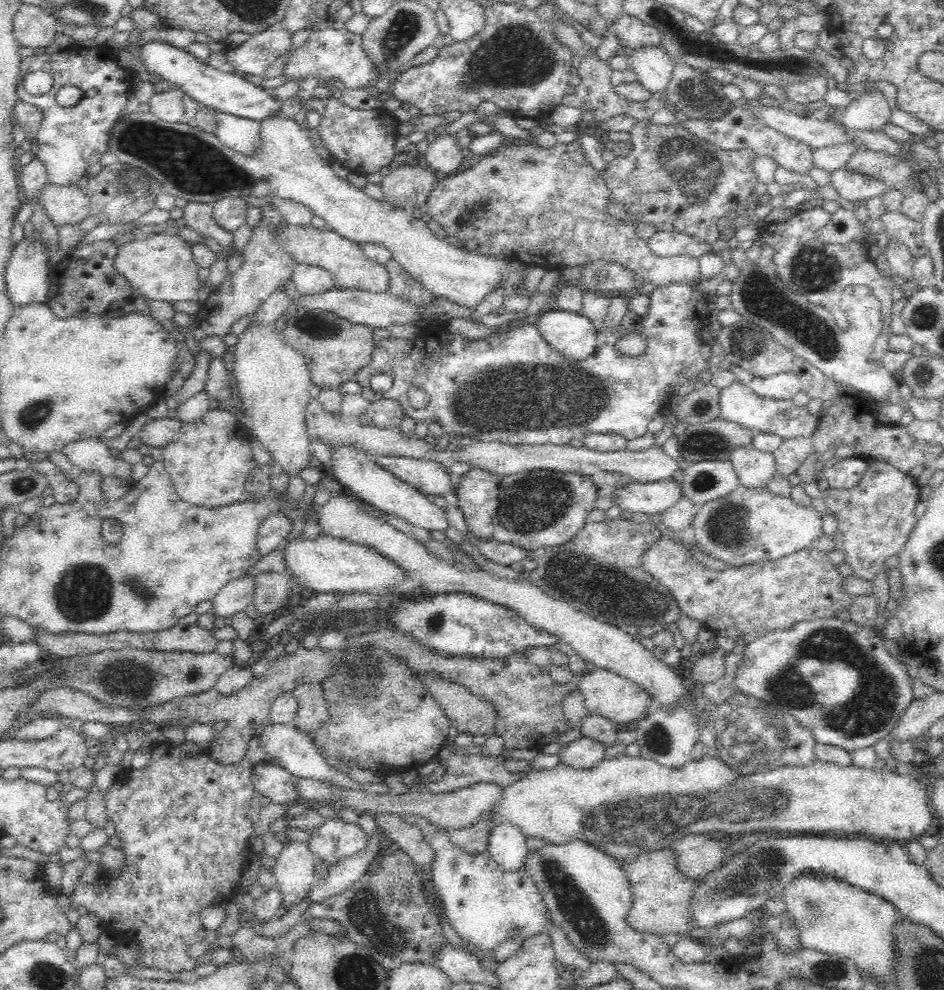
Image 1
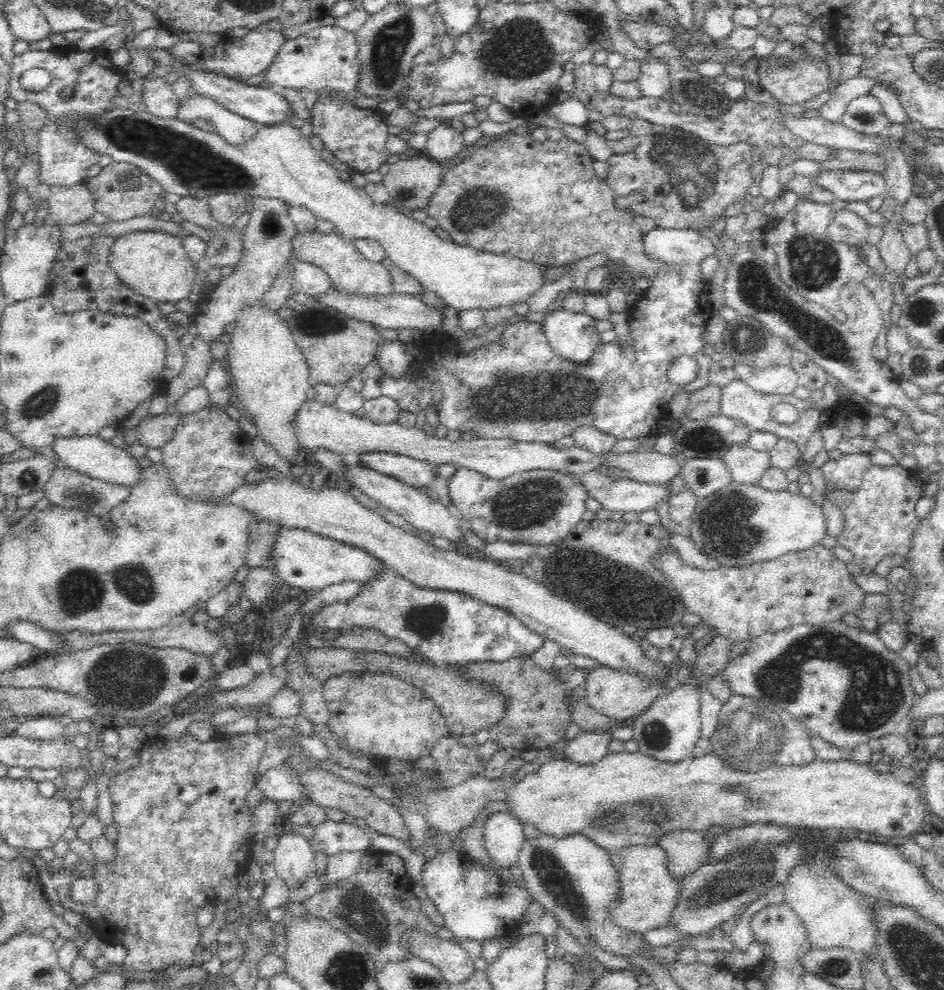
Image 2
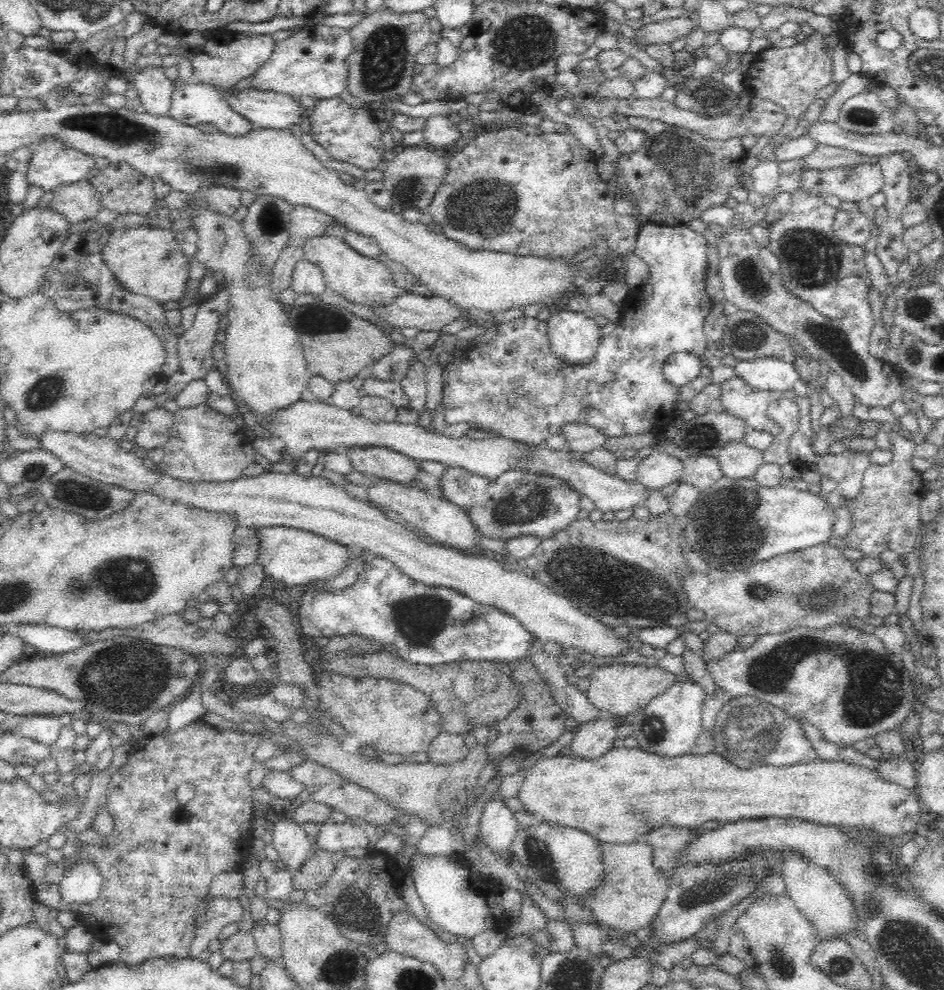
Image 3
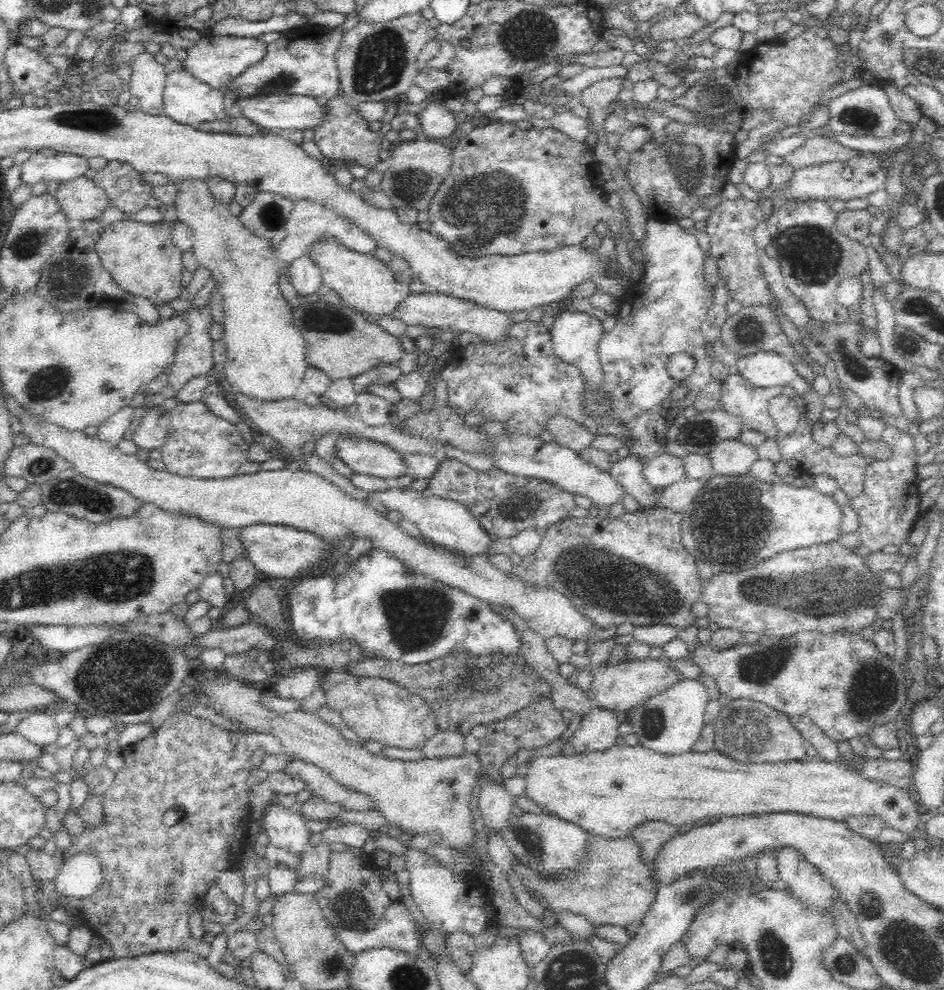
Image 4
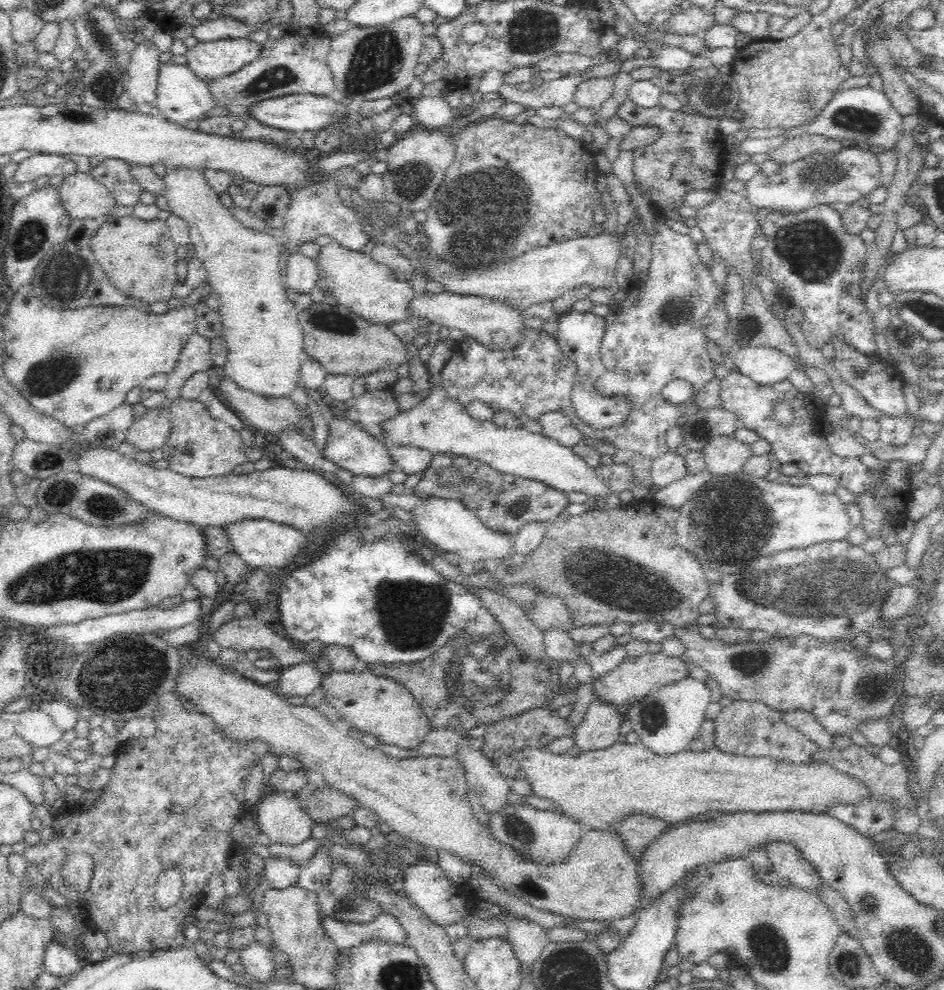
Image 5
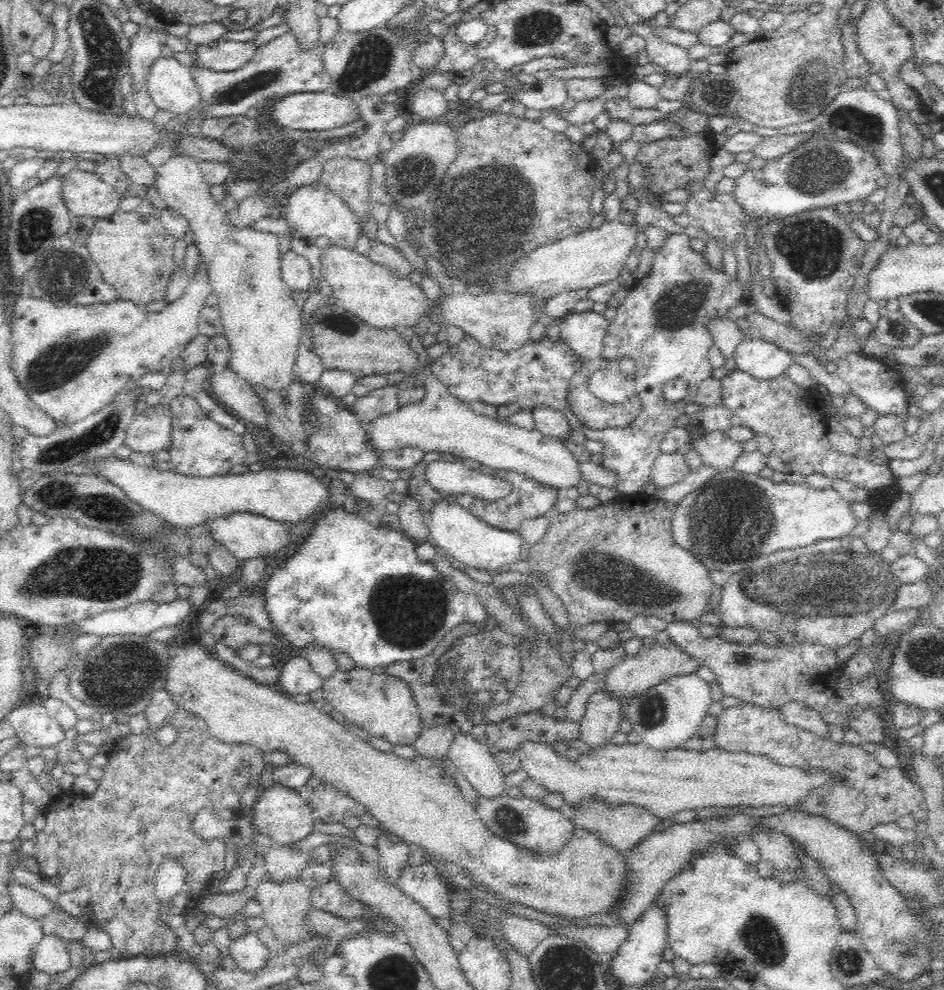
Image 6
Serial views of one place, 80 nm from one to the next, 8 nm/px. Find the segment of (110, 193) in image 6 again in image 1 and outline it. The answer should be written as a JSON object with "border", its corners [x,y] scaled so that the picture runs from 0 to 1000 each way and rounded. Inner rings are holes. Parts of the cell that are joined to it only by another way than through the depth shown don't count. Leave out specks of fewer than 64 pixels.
{"border":[[[51,185],[42,194],[42,207],[59,229],[82,227],[95,217],[95,201],[85,188]]]}

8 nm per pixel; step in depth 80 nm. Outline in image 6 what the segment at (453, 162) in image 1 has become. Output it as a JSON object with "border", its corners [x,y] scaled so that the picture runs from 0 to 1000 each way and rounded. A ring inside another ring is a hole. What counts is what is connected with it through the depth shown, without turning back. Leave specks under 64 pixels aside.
{"border":[[[443,82],[433,95],[432,109],[435,115],[442,115],[447,121],[462,122],[468,119],[477,108],[470,93],[462,89],[451,89],[448,82]]]}

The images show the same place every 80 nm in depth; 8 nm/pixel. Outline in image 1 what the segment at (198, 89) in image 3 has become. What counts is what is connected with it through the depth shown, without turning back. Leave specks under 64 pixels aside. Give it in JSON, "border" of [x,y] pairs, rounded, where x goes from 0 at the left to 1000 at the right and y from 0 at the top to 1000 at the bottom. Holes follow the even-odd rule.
{"border":[[[210,105],[210,108],[219,109],[219,112],[226,115],[230,123],[230,138],[237,144],[237,147],[262,157],[274,146],[275,123],[231,112],[220,106]]]}

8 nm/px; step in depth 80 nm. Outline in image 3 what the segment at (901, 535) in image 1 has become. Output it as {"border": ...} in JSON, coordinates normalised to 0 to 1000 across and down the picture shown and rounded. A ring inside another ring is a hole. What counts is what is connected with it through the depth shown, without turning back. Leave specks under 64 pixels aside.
{"border":[[[941,434],[944,446],[945,467],[926,469],[914,479],[913,495],[907,503],[894,503],[894,509],[903,521],[903,533],[892,543],[896,552],[912,558],[913,564],[945,556],[954,563],[966,558],[977,535],[974,512],[978,508],[979,486],[964,467],[968,461],[971,443],[960,442]]]}

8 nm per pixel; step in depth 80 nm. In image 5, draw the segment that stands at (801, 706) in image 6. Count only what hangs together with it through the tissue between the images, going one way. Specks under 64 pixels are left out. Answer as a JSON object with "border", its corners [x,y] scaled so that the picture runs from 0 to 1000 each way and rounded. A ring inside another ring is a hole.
{"border":[[[835,717],[828,720],[828,726],[833,732],[845,737],[853,743],[862,747],[870,756],[881,758],[882,745],[876,741],[876,737],[864,725],[854,717]]]}

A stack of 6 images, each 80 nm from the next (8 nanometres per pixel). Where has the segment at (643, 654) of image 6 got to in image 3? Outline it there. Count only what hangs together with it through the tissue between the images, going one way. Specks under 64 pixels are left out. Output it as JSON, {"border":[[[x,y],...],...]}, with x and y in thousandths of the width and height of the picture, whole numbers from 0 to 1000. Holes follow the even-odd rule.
{"border":[[[648,670],[631,674],[623,683],[621,704],[637,721],[646,721],[653,724],[665,724],[666,721],[682,715],[695,703],[703,700],[720,684],[707,679],[699,673],[683,673],[672,670]]]}

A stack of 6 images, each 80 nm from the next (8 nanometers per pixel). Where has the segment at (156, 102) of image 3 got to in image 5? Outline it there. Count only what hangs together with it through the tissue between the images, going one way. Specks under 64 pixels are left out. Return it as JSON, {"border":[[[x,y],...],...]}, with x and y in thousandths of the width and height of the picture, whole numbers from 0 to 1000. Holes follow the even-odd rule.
{"border":[[[161,38],[150,40],[150,42],[143,43],[143,47],[137,63],[133,83],[133,91],[137,97],[141,100],[142,111],[155,117],[163,117],[169,115],[165,103],[164,89],[166,86],[167,66],[169,65],[171,53],[161,41]]]}

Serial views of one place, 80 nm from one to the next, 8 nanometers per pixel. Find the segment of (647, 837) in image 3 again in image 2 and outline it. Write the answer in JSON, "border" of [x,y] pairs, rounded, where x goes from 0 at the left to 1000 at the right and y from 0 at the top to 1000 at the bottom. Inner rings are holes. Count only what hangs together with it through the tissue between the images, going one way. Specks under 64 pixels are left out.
{"border":[[[712,837],[701,842],[695,854],[703,860],[704,875],[716,889],[727,880],[755,871],[750,865],[749,843],[744,839]]]}

